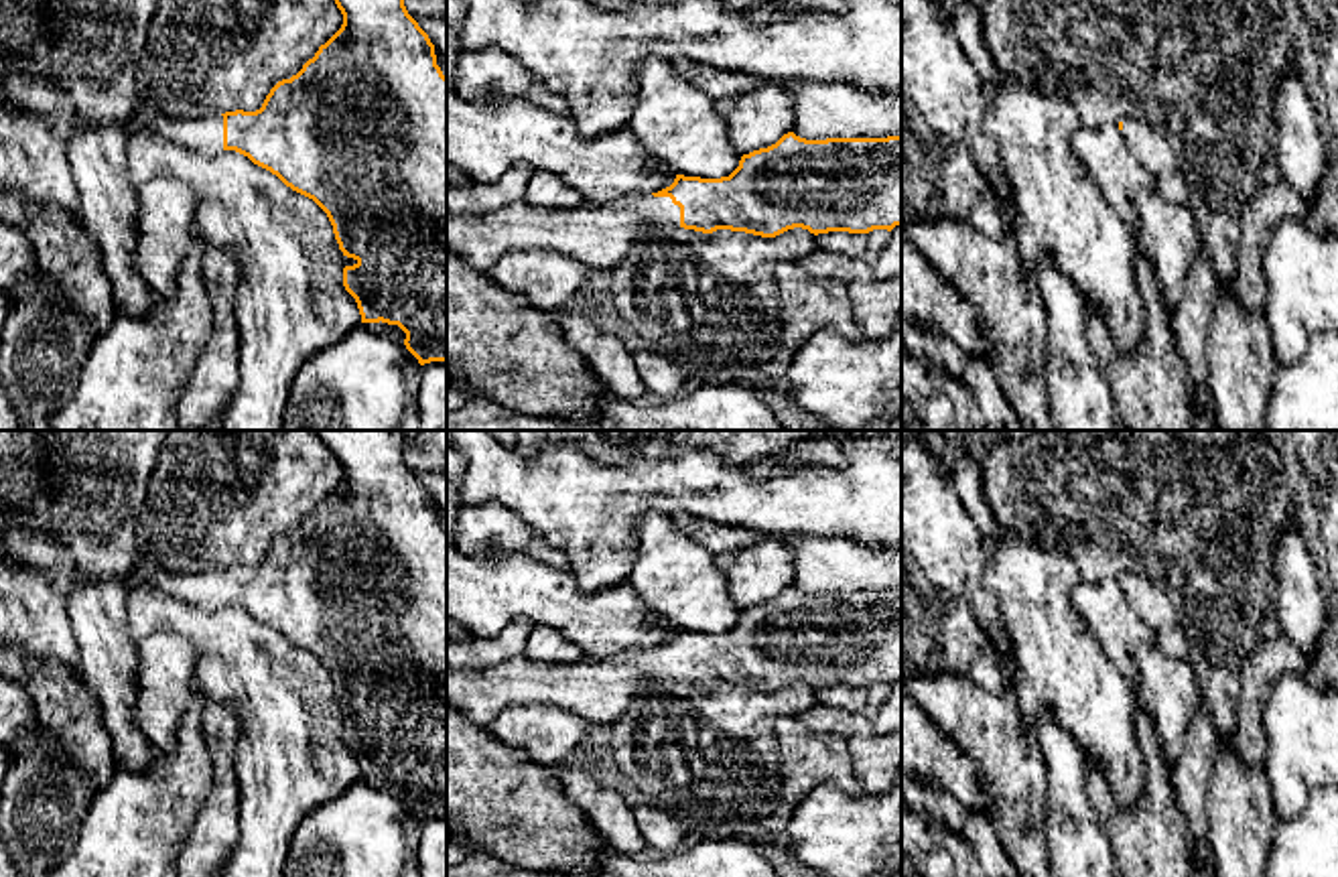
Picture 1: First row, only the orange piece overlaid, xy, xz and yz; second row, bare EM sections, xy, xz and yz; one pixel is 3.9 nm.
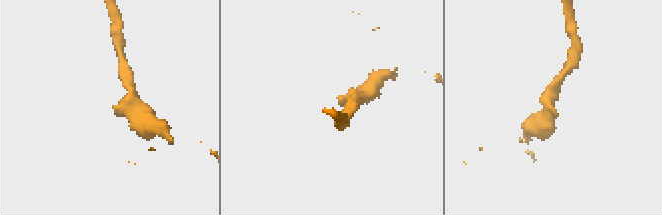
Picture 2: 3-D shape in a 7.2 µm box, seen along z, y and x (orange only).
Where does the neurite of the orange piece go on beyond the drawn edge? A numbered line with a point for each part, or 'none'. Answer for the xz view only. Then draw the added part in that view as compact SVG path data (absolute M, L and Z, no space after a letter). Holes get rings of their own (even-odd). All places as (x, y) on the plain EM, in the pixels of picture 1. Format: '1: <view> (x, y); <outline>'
1: xz (599, 691); M631 650L607 660L534 664L524 654L487 670L447 664L447 706L487 729L510 704L554 704L611 727L654 682L680 682L670 652Z

